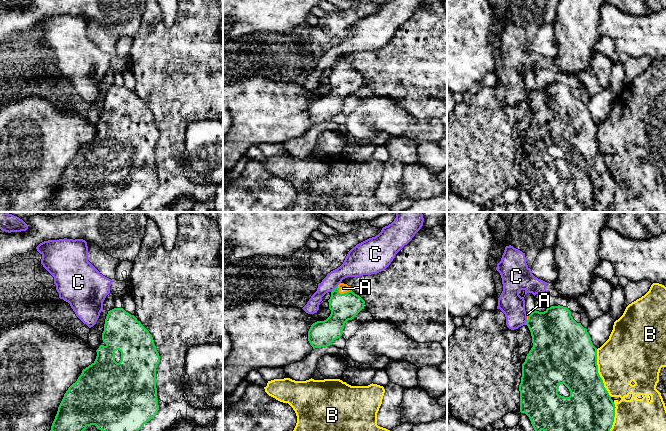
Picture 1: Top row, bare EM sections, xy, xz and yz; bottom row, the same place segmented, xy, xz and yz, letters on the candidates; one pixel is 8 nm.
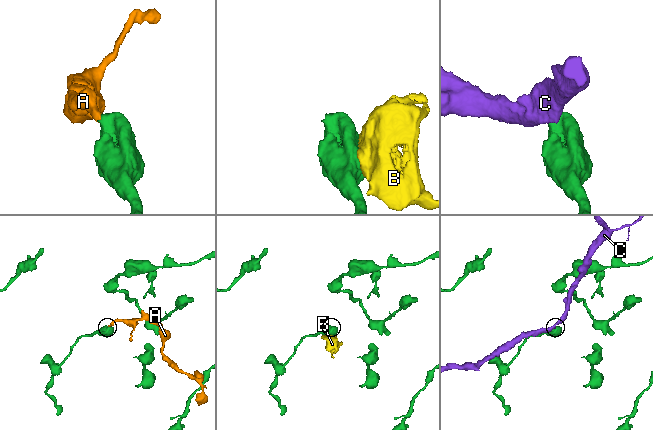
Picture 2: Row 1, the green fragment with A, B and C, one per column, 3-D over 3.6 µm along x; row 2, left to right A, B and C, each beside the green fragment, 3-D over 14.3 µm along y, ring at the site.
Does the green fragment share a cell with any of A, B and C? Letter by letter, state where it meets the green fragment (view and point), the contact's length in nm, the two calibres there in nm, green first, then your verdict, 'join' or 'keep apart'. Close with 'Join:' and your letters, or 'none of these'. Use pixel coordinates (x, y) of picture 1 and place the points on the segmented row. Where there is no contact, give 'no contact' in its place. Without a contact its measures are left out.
A: xz (342, 294) | 120 nm | 220/80 nm | join
B: yz (598, 373) | 400 nm | 420/400 nm | keep apart
C: xz (334, 289) | 80 nm | 220/190 nm | keep apart
Join: A

